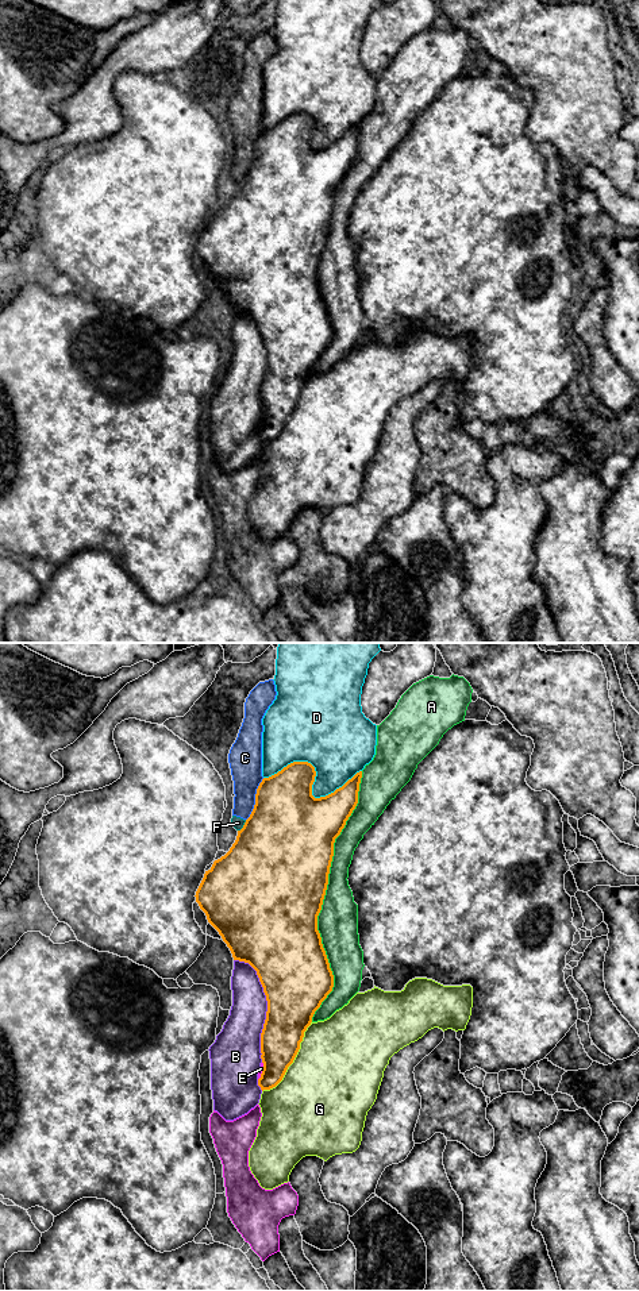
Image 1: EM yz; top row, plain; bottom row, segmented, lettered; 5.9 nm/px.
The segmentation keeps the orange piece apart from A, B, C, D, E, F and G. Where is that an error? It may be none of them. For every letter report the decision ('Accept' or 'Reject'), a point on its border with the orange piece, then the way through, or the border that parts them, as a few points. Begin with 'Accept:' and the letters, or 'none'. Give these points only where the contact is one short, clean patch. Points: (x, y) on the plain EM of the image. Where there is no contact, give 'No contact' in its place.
Accept: A
A: Accept. Touches orange at yz (323, 249)
B: Reject. Touches orange at yz (268, 358)
C: Reject. Touches orange at yz (256, 151)
D: Reject. Touches orange at yz (314, 131)
E: Reject. Touches orange at yz (262, 423)
F: Reject. Touches orange at yz (243, 177)
G: Reject. Touches orange at yz (293, 411)

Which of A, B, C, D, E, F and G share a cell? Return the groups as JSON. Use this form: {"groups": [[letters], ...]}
{"groups": [["A"], ["B"], ["C", "F"], ["D"], ["E"], ["G"]]}

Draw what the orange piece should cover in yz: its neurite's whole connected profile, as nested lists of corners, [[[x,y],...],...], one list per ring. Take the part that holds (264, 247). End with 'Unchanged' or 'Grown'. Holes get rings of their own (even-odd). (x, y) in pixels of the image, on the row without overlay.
[[[430,27],[413,35],[399,51],[390,66],[377,77],[373,112],[334,144],[315,150],[315,119],[293,113],[277,126],[263,130],[255,146],[255,157],[230,203],[205,223],[196,243],[196,254],[208,274],[219,284],[234,312],[249,315],[259,330],[267,352],[261,385],[263,421],[261,442],[276,439],[293,415],[304,384],[312,374],[330,370],[359,343],[363,302],[358,286],[358,257],[349,238],[349,219],[363,186],[374,177],[392,151],[411,132],[417,116],[439,96],[443,86],[465,73],[471,54],[470,35],[458,27]]]. Grown

